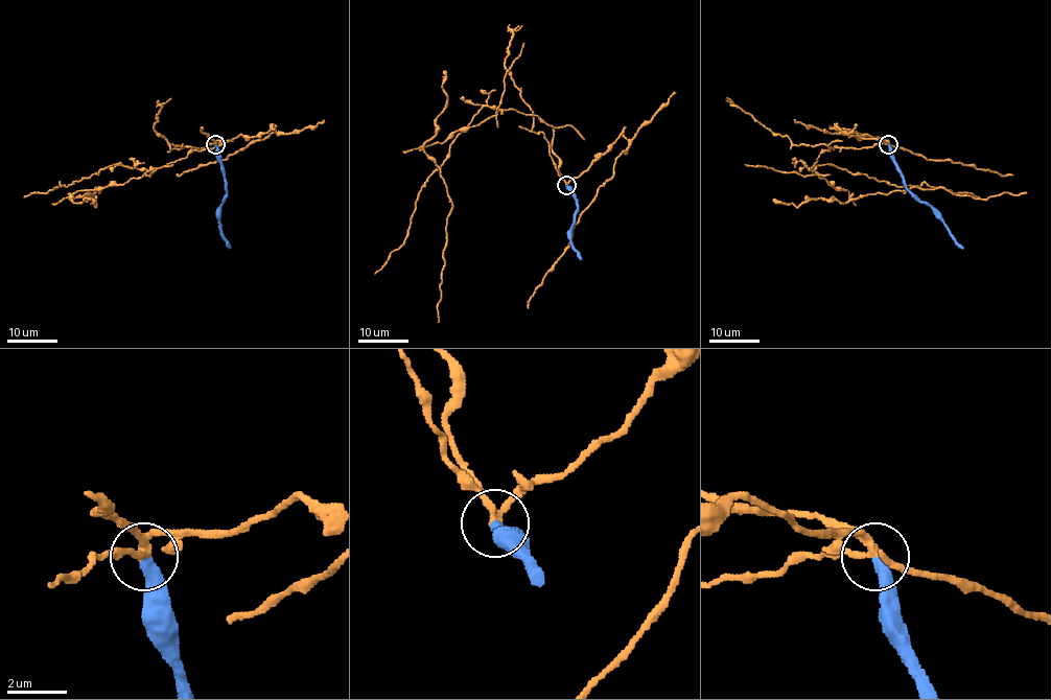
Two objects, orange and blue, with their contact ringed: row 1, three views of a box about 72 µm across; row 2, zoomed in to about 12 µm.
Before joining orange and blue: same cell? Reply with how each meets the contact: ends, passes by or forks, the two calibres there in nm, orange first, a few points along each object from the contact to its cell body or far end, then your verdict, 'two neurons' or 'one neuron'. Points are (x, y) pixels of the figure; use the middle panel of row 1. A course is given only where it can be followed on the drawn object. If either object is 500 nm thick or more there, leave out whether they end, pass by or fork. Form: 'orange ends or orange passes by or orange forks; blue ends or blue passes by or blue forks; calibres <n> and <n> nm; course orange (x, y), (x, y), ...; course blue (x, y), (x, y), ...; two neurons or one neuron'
orange forks; blue ends; calibres 200 and 400 nm; course orange (566, 185), (547, 139), (532, 131), (538, 117), (515, 110), (423, 148), (452, 206), (439, 322); course blue (566, 185), (576, 201), (577, 213), (570, 227), (570, 239), (573, 248), (581, 259); two neurons

